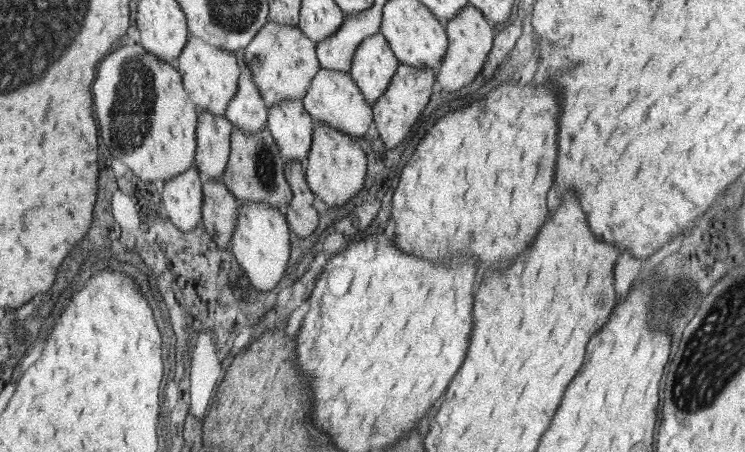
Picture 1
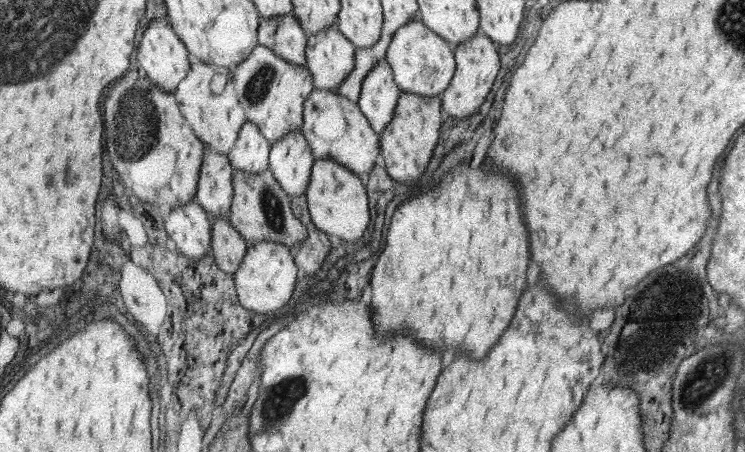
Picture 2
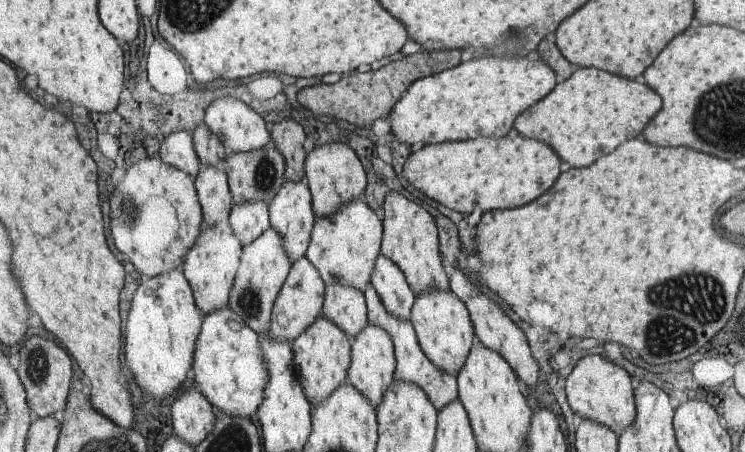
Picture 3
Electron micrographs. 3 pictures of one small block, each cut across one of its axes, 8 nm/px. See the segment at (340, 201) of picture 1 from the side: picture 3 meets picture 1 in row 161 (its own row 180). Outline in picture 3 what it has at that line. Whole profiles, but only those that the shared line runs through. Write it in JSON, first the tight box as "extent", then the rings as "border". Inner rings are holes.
{"extent":[305,141,368,218],"border":[[[345,141],[315,146],[314,150],[306,155],[305,181],[313,195],[313,211],[316,218],[334,216],[346,204],[350,204],[350,200],[364,197],[368,186],[368,173],[362,168],[360,161],[360,157]]]}

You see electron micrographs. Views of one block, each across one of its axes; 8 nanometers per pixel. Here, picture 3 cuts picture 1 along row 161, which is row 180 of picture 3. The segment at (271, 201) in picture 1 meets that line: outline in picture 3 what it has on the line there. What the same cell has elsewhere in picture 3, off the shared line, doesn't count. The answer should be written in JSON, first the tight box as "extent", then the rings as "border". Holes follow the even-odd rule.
{"extent":[221,144,285,204],"border":[[[267,144],[254,152],[229,154],[223,160],[221,167],[228,174],[229,189],[233,192],[234,204],[246,204],[252,201],[272,204],[277,198],[278,191],[285,184],[285,158],[273,144]]]}

